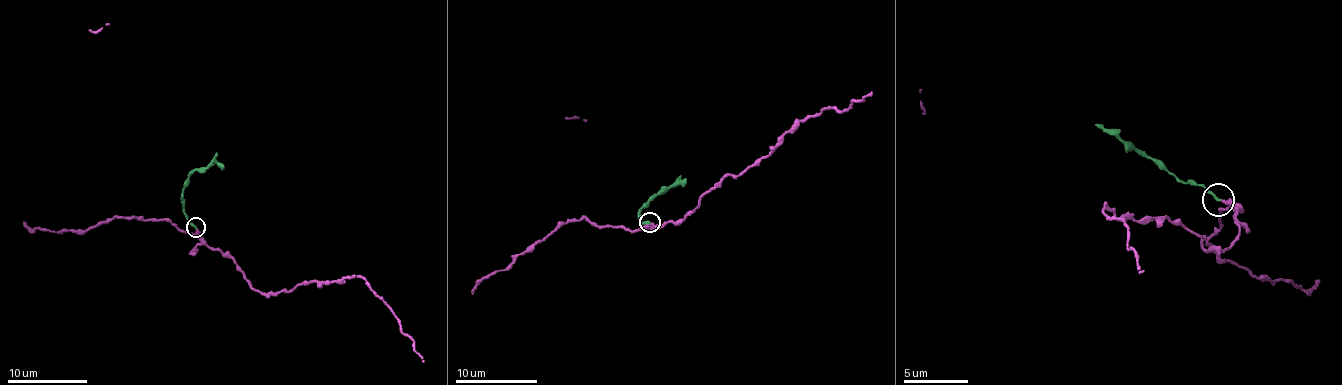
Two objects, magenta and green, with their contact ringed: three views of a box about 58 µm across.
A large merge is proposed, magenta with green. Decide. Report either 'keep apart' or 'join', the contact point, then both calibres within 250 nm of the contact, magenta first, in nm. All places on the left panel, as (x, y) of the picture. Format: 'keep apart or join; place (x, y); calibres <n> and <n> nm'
keep apart; place (195, 227); calibres 240 and 190 nm

